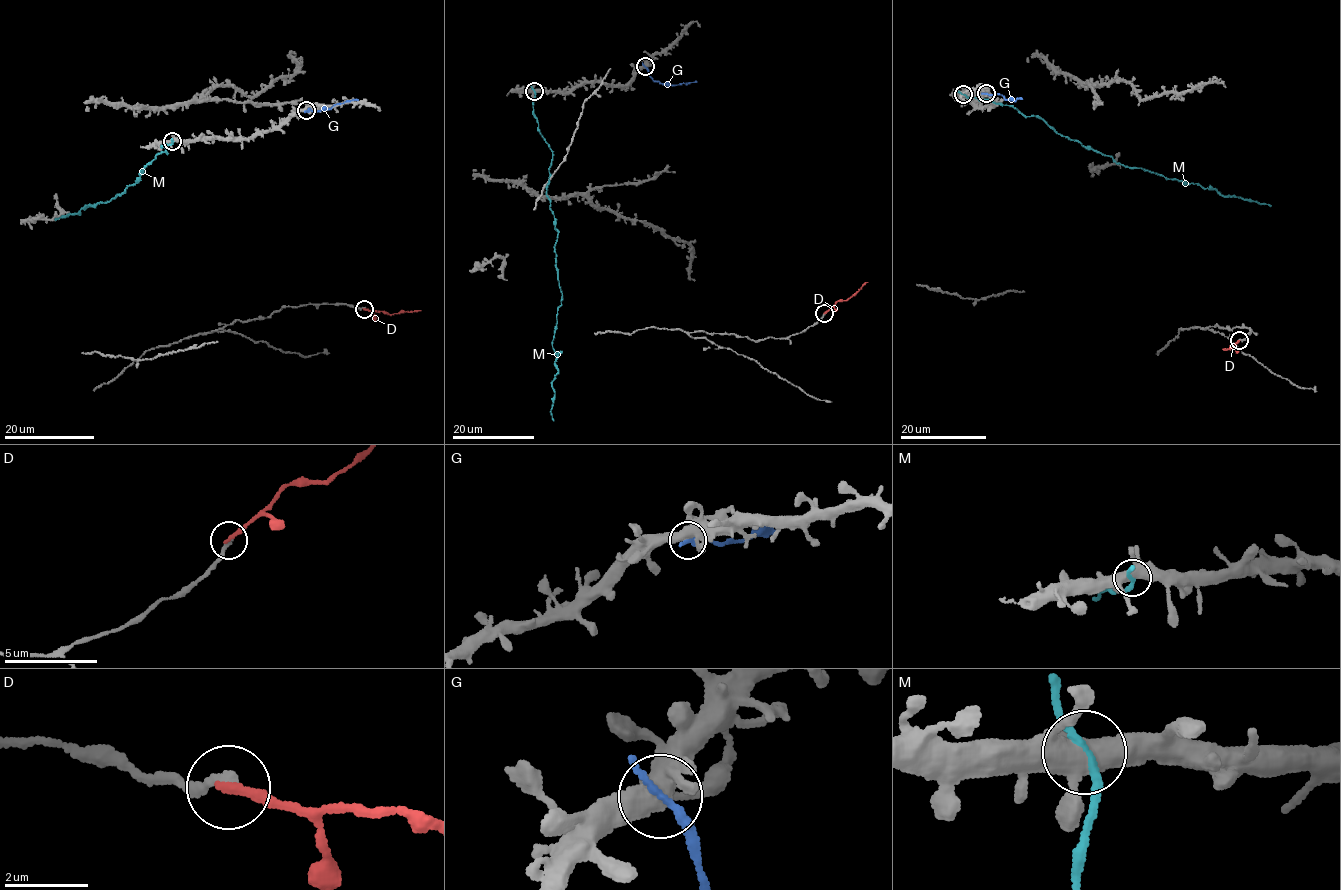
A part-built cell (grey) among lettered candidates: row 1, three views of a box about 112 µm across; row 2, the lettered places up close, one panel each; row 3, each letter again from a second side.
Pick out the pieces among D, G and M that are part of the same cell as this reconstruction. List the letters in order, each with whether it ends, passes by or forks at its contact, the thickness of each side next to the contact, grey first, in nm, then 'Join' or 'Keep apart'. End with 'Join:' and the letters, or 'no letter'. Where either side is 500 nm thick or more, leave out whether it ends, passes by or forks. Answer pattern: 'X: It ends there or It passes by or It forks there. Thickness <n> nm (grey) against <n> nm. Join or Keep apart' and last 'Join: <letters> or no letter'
D: It ends there. Thickness 240 nm (grey) against 240 nm. Join
G: It ends there. Thickness 440 nm (grey) against 240 nm. Keep apart
M: It passes by. Thickness 480 nm (grey) against 170 nm. Keep apart
Join: D

